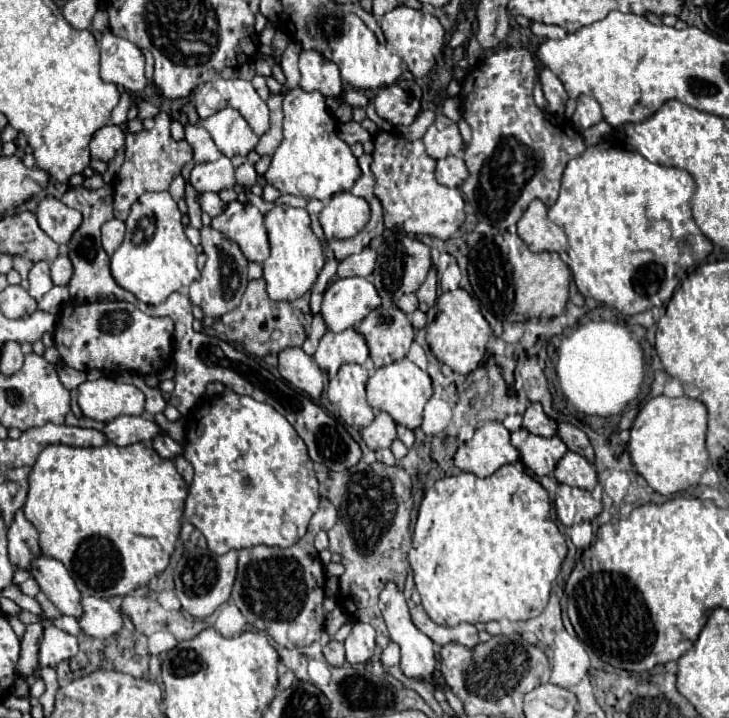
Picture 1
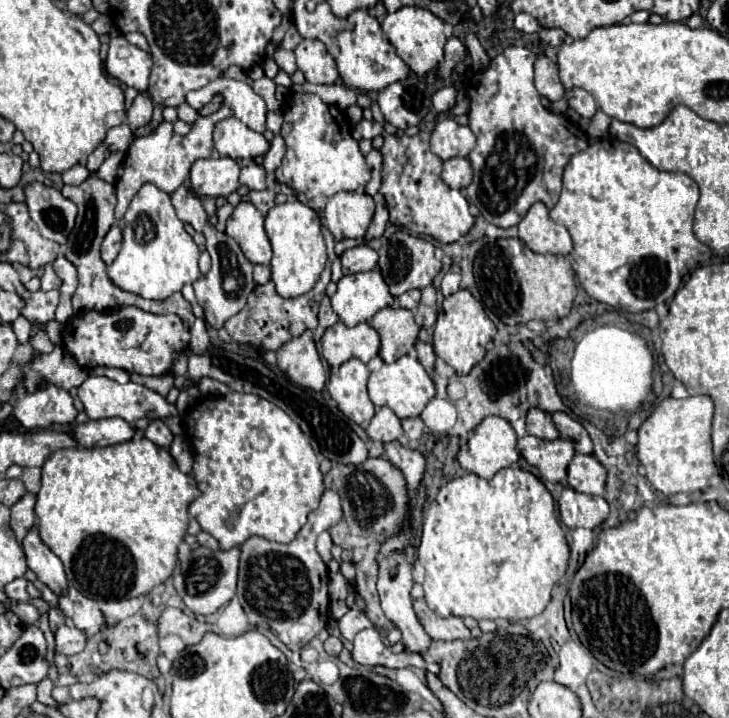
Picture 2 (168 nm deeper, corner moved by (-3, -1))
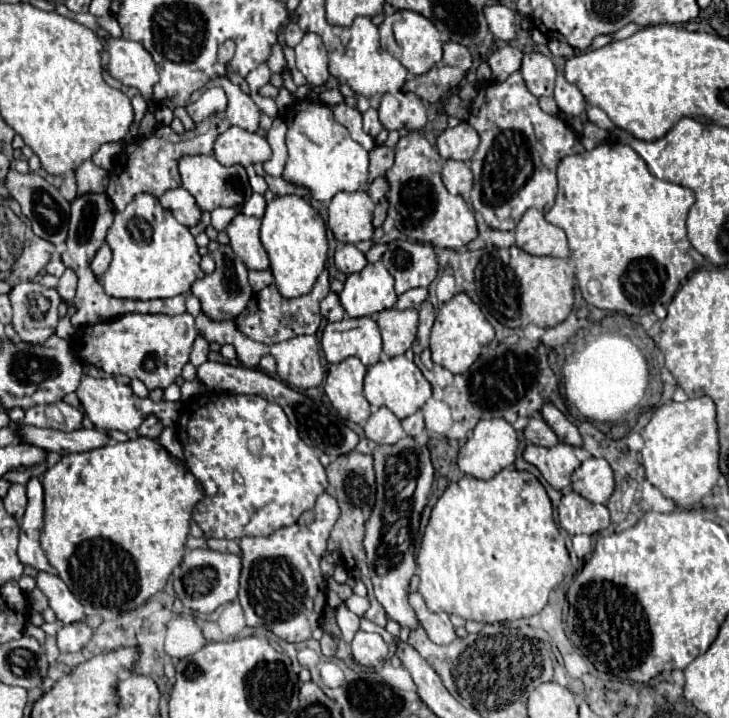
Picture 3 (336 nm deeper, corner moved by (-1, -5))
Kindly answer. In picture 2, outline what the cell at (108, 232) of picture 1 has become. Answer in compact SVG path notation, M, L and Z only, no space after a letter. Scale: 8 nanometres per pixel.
M114 224L110 228L110 232L106 234L106 238L104 238L104 244L102 244L102 260L110 266L114 262L114 258L118 256L120 248L122 248L122 230L120 230L118 224Z

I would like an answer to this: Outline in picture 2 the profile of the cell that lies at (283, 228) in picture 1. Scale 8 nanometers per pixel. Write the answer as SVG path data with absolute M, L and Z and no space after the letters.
M302 202L278 204L266 214L266 234L274 250L270 270L276 292L282 298L296 298L310 292L326 264L326 244L320 234L318 214Z

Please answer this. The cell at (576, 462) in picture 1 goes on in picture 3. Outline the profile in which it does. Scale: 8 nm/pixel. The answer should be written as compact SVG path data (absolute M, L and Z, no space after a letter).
M588 458L572 474L572 488L586 500L604 504L614 492L614 472L604 458Z

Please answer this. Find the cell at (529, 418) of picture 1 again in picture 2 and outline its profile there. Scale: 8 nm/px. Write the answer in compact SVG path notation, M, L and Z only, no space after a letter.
M532 408L526 418L526 432L532 436L540 436L544 440L556 440L558 430L552 422L552 416L540 408Z

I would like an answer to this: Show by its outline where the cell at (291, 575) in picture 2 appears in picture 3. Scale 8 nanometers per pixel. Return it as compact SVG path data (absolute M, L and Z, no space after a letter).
M322 494L316 500L314 512L316 520L308 526L292 524L278 528L270 536L244 536L240 540L242 578L238 600L246 614L246 624L264 626L286 642L308 640L326 604L326 580L320 570L320 560L326 554L326 542L340 516L340 508L330 494Z

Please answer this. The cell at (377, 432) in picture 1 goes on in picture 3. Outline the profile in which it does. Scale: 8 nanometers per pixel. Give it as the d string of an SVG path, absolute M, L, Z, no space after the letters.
M388 408L374 410L364 424L364 432L366 438L374 440L376 444L396 444L400 438L406 436L400 426L400 420Z

